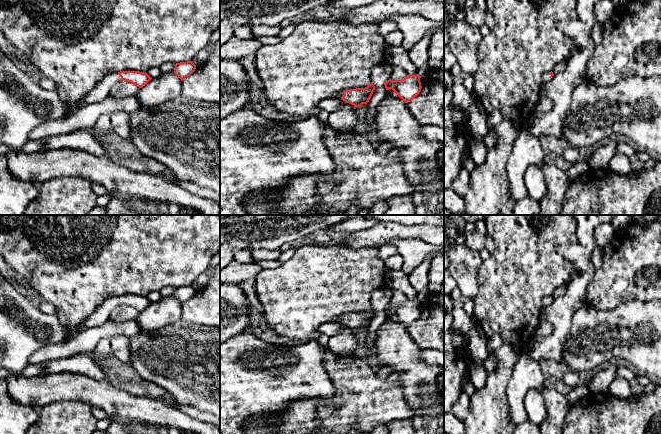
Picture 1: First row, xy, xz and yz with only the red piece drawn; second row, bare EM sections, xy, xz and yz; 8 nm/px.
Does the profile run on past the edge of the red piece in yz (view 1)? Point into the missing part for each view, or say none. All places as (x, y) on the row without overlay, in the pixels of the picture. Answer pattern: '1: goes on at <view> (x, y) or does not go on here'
1: goes on at yz (547, 301)

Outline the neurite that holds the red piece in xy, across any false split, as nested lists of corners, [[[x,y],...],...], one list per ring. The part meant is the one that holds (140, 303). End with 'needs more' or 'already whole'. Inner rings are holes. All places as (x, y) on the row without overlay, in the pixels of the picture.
[[[120,295],[105,300],[81,325],[79,331],[97,327],[109,320],[114,308],[121,304],[131,306],[139,312],[145,310],[152,302],[146,296]]] | needs more

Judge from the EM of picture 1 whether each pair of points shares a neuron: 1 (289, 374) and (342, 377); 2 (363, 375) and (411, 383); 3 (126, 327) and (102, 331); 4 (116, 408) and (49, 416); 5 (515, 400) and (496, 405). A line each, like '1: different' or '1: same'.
1: different
2: different
3: same
4: different
5: different

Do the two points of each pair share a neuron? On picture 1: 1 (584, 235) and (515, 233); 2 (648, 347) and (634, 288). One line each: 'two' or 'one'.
1: two
2: two

